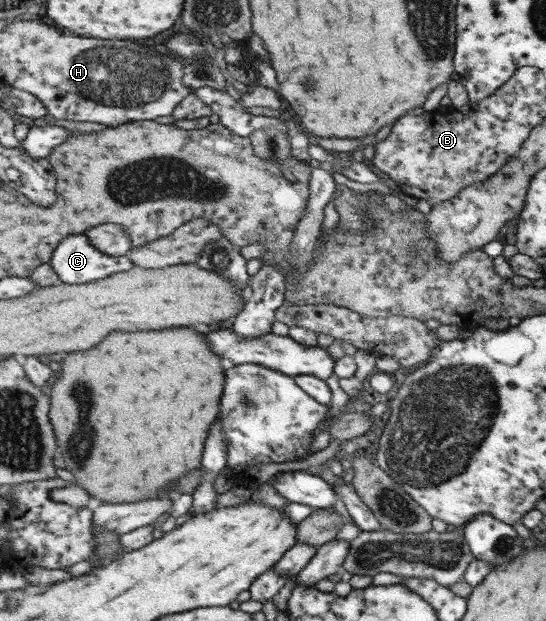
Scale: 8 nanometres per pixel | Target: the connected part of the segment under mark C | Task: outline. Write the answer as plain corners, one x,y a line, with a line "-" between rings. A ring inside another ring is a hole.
86,233
66,237
52,256
50,266
64,283
84,285
108,278
111,274
135,268
134,262
125,257
104,254
92,244

